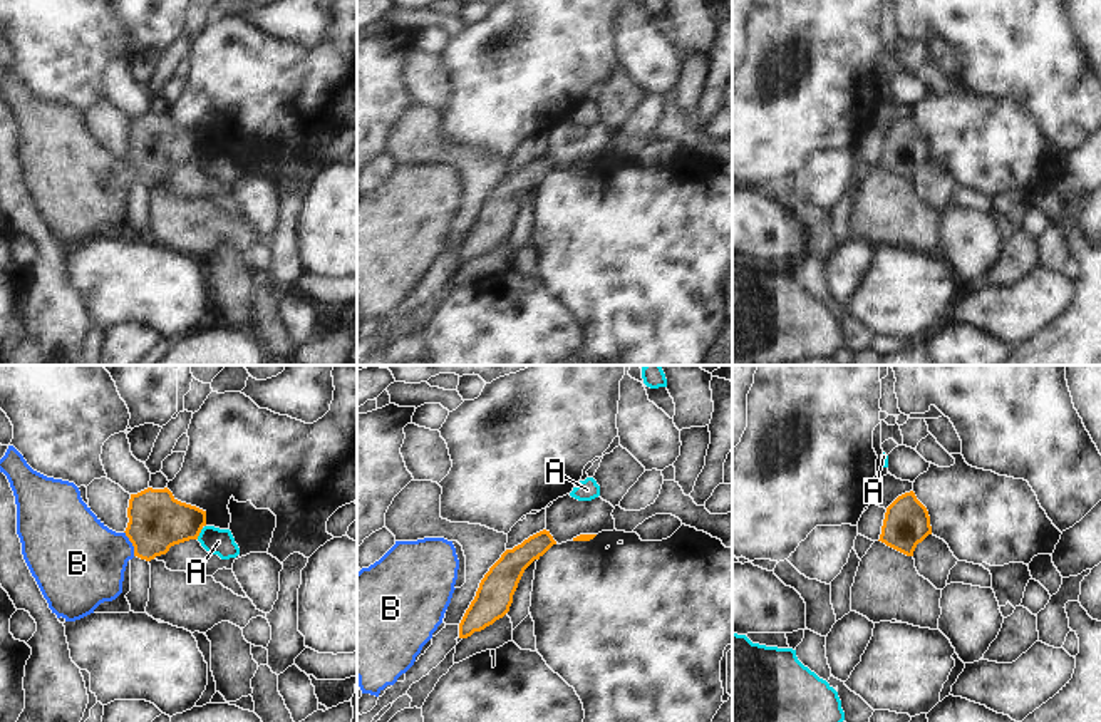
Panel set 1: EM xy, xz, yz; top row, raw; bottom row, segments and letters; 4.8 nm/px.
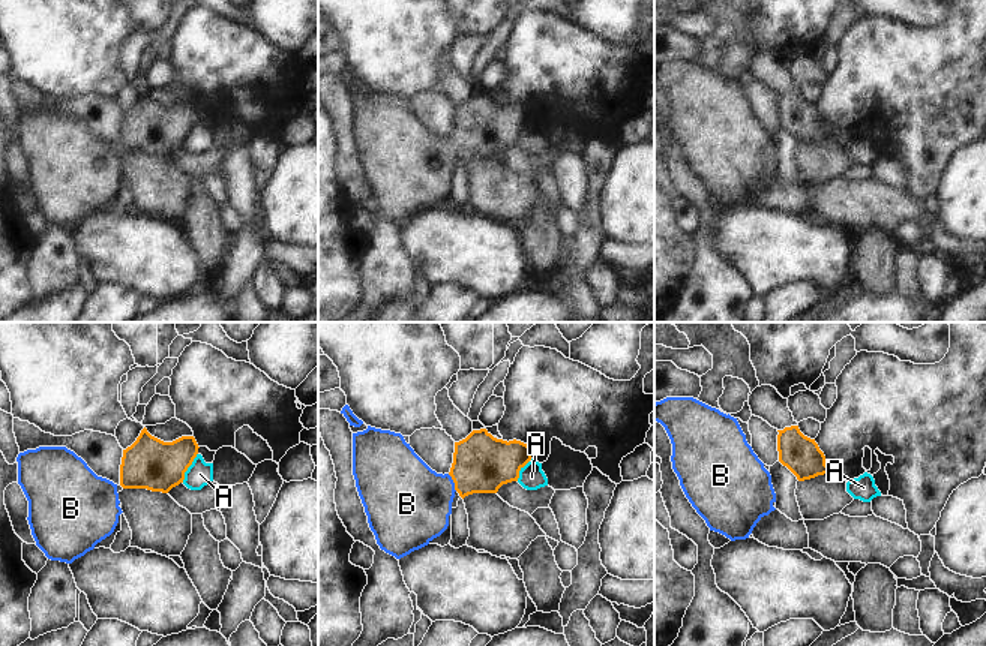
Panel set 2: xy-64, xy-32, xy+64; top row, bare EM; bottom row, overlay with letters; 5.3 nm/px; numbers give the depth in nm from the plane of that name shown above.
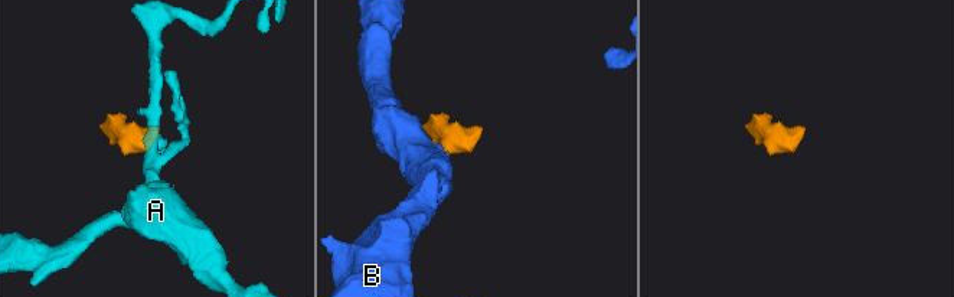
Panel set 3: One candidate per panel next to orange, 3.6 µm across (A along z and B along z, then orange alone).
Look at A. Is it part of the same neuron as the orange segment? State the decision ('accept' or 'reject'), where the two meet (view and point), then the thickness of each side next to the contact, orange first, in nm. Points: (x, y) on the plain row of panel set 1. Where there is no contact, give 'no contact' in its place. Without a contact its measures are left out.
reject | xy (200, 156) | 280/130 nm

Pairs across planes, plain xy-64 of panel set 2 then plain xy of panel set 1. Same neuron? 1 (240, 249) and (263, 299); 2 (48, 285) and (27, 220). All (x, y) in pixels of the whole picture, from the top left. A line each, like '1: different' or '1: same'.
1: different
2: same

